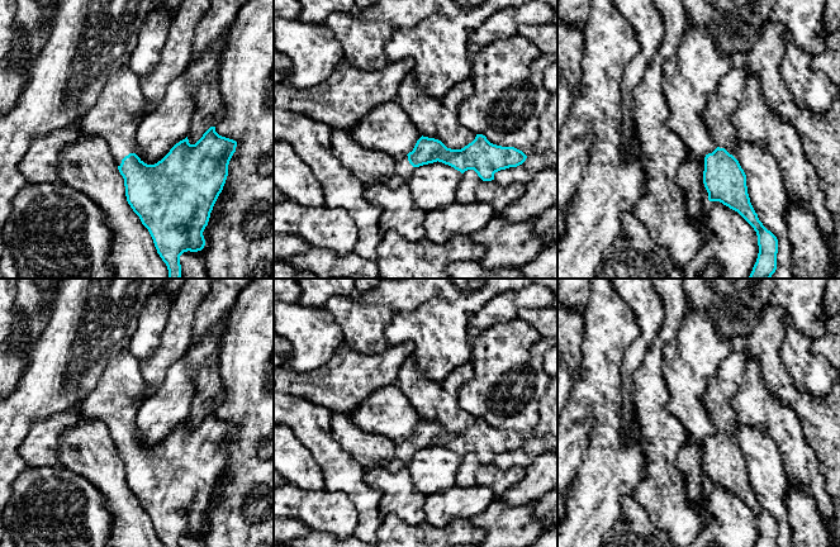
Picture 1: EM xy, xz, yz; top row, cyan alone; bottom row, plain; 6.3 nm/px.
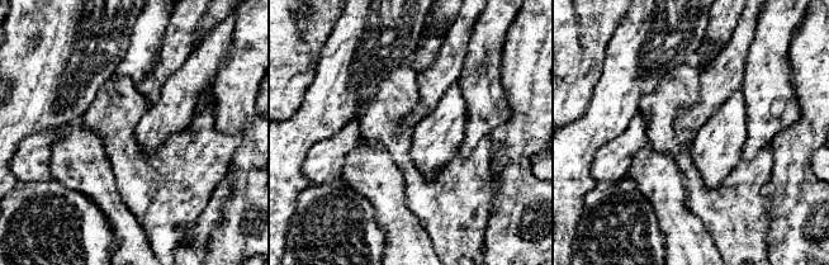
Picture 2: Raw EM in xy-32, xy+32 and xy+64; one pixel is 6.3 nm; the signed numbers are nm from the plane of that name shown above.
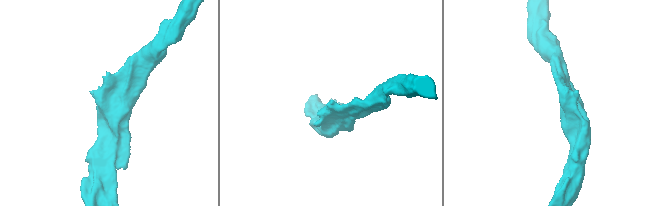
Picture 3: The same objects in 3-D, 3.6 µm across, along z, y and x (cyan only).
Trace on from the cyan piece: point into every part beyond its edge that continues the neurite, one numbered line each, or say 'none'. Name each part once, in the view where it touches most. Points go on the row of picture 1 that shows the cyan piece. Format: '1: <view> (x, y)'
1: xy (119, 109)

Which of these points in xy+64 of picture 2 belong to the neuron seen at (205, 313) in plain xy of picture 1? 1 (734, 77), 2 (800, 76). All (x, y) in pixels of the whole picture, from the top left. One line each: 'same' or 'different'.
1: different
2: different

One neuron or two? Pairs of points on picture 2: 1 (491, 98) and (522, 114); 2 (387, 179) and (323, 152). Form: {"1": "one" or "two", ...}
{"1": "two", "2": "two"}

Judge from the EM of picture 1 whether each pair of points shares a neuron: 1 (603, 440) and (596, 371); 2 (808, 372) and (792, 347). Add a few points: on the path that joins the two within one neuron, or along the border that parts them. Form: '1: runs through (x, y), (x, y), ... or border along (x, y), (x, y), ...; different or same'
1: runs through (607, 423), (607, 388); same
2: runs through (805, 366), (796, 353); same

